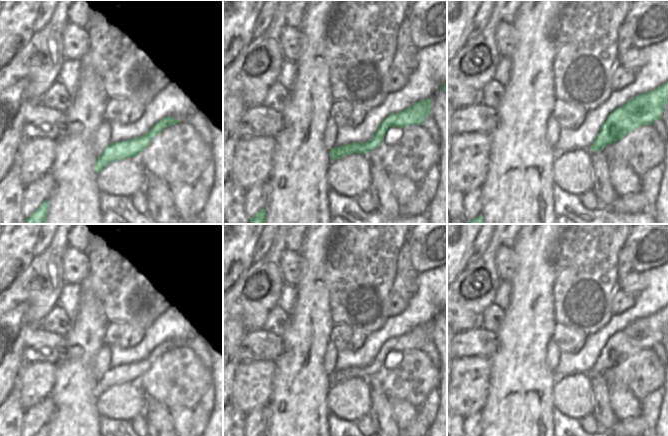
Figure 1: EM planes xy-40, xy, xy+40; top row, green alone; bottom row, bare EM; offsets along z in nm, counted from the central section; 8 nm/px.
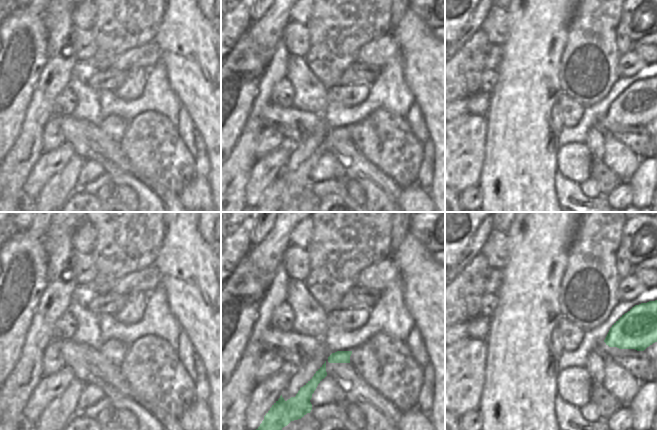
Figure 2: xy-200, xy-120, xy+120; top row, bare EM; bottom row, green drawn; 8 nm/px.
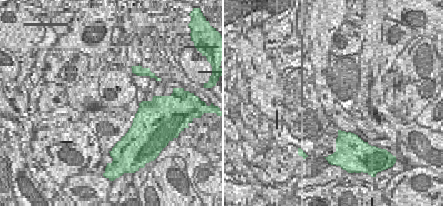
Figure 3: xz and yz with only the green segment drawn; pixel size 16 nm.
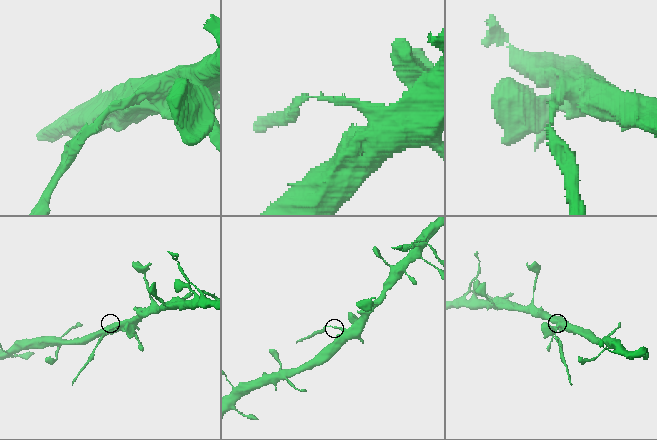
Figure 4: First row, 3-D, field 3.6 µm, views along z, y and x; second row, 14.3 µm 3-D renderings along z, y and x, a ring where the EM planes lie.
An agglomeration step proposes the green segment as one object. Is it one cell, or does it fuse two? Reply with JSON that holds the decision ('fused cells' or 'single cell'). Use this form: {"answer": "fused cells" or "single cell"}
{"answer": "fused cells"}

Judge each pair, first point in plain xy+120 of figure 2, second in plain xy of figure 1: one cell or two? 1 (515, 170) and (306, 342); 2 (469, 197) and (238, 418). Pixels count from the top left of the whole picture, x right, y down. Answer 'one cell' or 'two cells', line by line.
1: one cell
2: two cells

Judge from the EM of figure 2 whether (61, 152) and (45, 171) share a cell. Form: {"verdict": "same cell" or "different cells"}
{"verdict": "same cell"}

